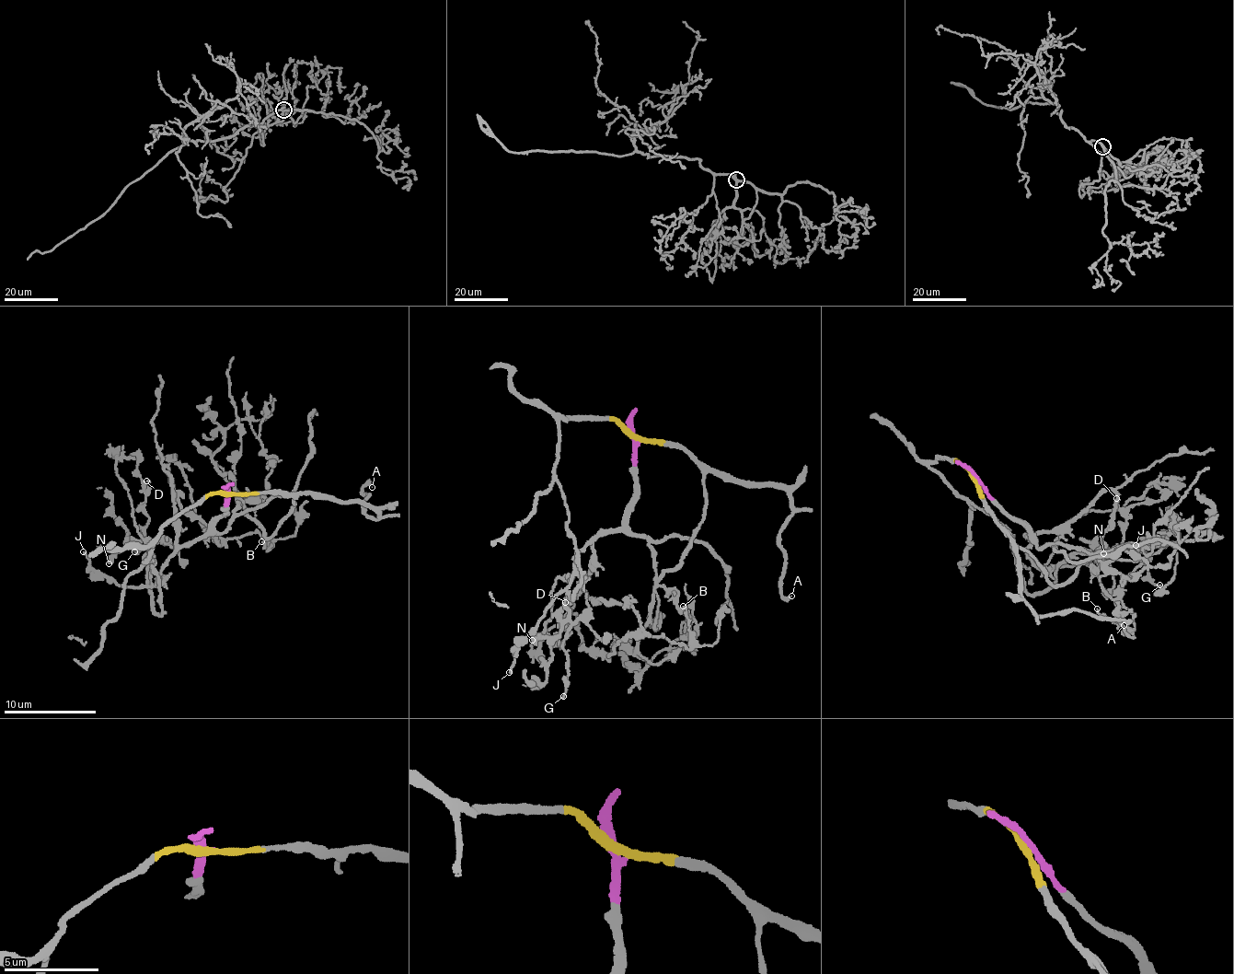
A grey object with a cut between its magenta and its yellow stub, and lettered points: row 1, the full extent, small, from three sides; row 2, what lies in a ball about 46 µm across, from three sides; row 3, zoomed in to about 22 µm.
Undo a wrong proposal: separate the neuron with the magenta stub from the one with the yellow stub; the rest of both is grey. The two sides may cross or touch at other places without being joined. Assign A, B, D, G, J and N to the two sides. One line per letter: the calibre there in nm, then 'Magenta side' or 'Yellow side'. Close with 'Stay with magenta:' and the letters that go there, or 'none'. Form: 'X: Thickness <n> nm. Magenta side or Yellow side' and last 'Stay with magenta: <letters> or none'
A: Thickness 280 nm. Yellow side
B: Thickness 100 nm. Magenta side
D: Thickness 200 nm. Yellow side
G: Thickness 190 nm. Yellow side
J: Thickness 200 nm. Magenta side
N: Thickness 500 nm. Yellow side
Stay with magenta: B, J

